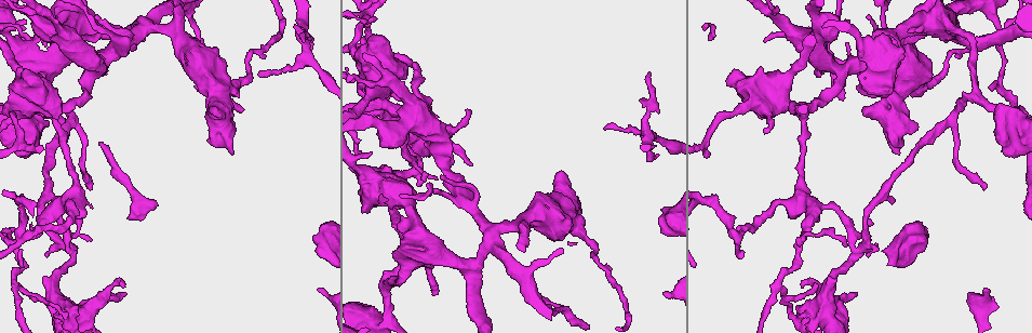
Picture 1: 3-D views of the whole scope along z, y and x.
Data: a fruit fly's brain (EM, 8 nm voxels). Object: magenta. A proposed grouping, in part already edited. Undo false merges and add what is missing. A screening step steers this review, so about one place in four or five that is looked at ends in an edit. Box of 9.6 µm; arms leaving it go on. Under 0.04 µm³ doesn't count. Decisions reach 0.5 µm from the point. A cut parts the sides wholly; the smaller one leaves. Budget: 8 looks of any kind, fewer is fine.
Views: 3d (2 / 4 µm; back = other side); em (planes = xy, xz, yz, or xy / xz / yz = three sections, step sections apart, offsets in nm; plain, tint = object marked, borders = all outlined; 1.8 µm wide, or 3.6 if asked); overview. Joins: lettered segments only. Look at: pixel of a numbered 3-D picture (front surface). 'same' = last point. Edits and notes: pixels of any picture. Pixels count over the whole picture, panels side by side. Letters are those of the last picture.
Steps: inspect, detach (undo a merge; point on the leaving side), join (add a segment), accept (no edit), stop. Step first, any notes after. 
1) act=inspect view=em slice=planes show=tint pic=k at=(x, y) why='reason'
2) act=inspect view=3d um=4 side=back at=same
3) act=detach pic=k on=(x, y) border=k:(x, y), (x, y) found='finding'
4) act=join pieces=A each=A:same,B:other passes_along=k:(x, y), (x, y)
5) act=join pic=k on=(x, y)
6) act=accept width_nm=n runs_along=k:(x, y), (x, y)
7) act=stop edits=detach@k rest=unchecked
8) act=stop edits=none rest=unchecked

act=inspect view=em slice=planes show=tint pic=1 at=(976, 96)

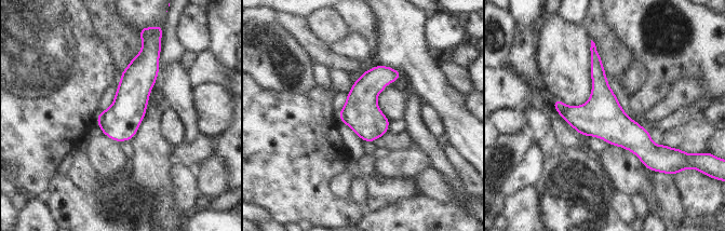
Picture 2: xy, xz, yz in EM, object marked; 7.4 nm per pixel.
act=inspect view=em slice=planes show=borders at=same

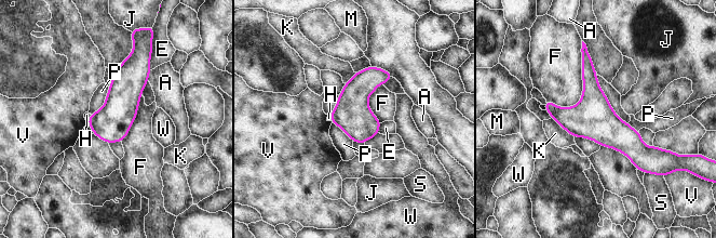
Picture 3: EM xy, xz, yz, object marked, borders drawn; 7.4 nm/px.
act=accept each=A:other,E:other,F:other,H:other,J:other,K:other,M:other,P:other,S:other,V:other,W:other runs_along=3:(584, 54), (594, 109), (639, 166) found='continuous, no second neuron'

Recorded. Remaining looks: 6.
act=inspect view=3d um=2 pic=1 at=(258, 73) why='thin end'

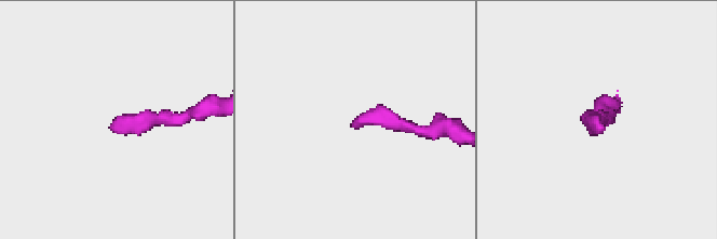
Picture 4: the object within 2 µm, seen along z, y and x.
act=inspect view=em slice=xz step=8 show=borders pic=4 at=(598, 127) why='now the EM'

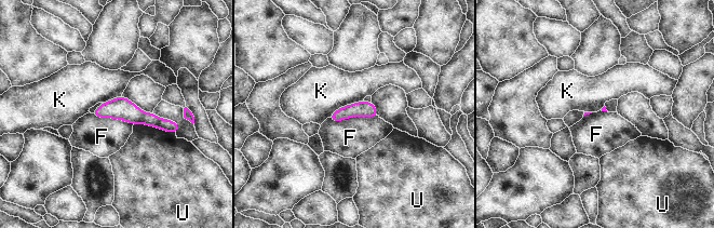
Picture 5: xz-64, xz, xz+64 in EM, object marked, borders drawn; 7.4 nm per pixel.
act=inspect view=em slice=planes show=borders at=same why='cut it another way'

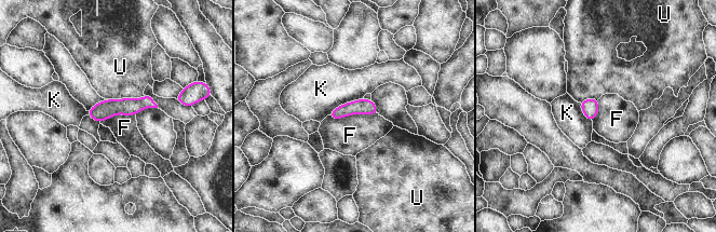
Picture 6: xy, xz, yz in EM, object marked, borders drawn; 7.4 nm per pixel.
act=accept each=F:other,K:other,U:other runs_along=6:(152, 105), (115, 106), (91, 113) found='no lettered segment goes on from it'

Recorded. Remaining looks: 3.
act=inspect view=em um=3.6 slice=xy step=8 show=tint pic=1 at=(143, 26) why='four arms meet'

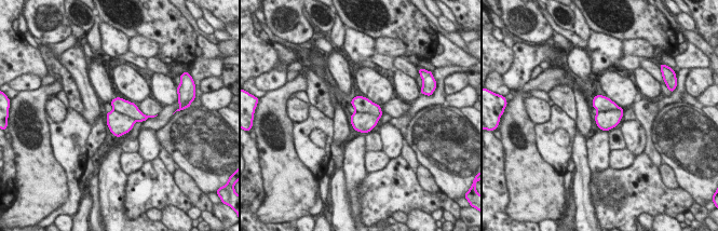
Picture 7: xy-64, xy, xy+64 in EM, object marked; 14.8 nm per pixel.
act=inspect view=em um=3.6 slice=planes show=borders at=same why='another direction'

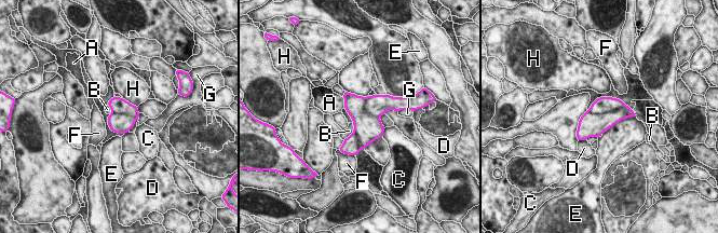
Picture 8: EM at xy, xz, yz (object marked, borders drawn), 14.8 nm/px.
act=accept width_nm=380 longest_contact=E:600nm each=A:other,B:other,C:other,D:other,E:other,F:other,G:other,H:other found='all the same neuron'

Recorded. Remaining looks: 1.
act=stop edits=none rest=unchecked

